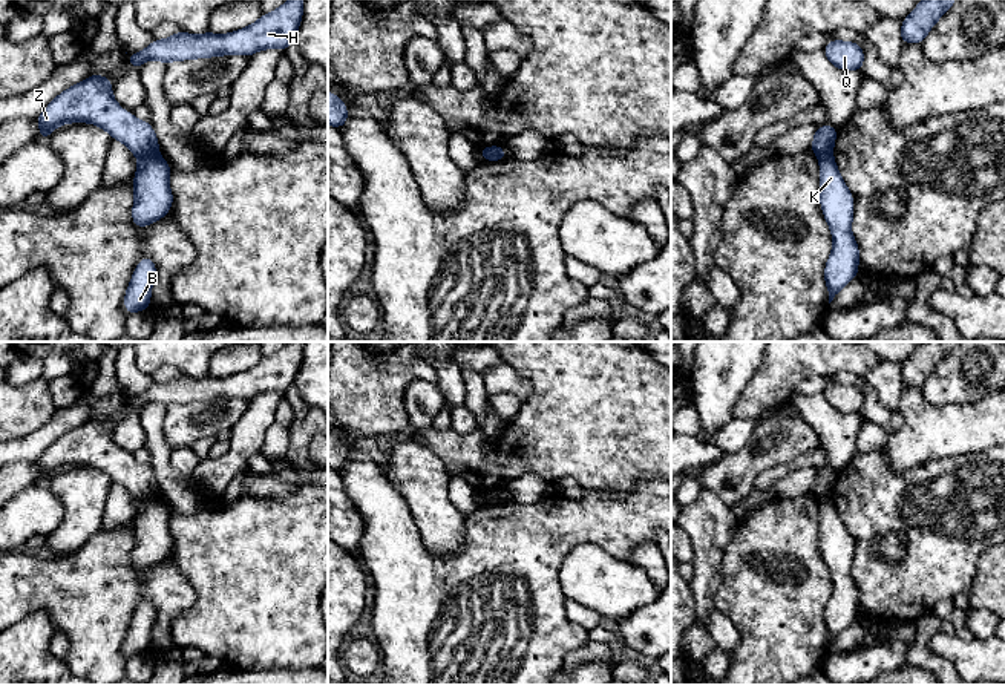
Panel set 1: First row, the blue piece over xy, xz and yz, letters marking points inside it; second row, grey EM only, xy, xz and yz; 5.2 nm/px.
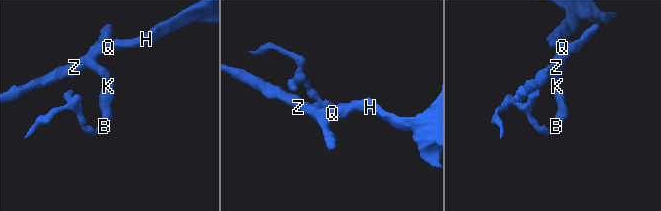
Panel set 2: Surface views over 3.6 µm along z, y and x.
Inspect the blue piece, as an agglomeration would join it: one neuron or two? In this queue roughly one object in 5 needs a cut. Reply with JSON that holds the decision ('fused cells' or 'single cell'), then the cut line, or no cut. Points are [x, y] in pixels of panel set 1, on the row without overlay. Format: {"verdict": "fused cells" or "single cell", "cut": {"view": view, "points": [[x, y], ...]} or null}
{"verdict": "fused cells", "cut": {"view": "xy", "points": [[157, 497], [140, 506]]}}

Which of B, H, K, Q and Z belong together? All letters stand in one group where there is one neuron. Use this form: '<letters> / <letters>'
B K / H Q Z

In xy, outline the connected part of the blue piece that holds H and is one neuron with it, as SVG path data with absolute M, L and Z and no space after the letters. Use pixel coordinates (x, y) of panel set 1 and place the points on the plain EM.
M291 342L270 357L264 357L256 366L224 379L207 374L192 379L179 374L165 383L153 383L142 395L127 397L130 409L139 409L149 403L162 406L208 401L219 398L251 400L260 392L286 394L293 386L303 357L303 342Z

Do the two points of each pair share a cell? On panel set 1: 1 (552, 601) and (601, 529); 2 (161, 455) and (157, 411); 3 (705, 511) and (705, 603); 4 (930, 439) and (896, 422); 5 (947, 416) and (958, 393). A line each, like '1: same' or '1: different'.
1: same
2: same
3: same
4: different
5: different

